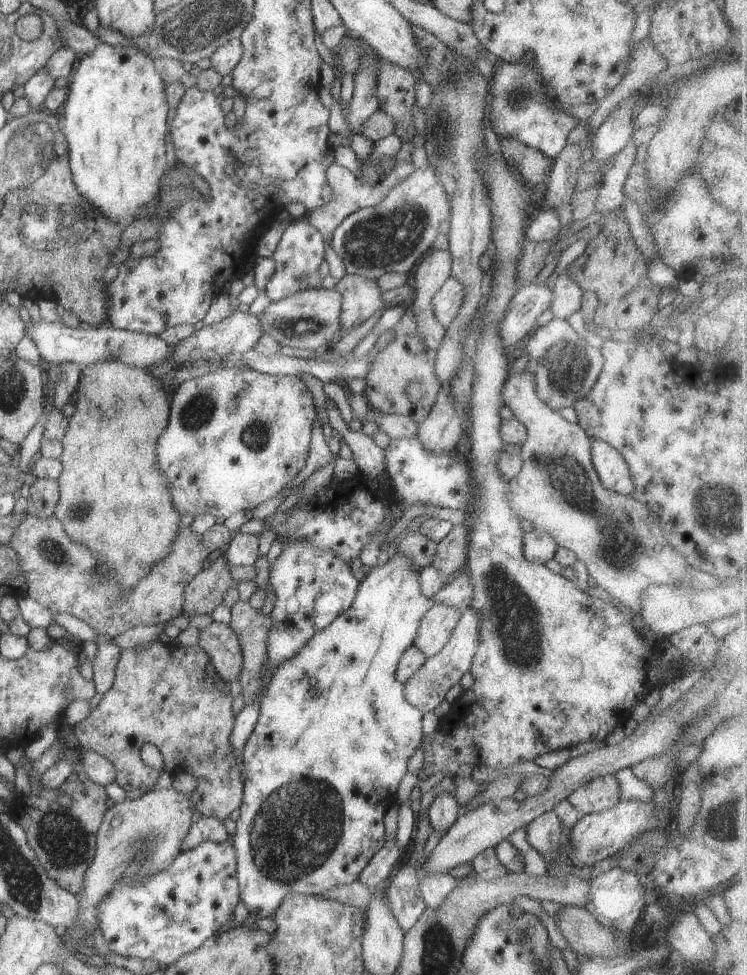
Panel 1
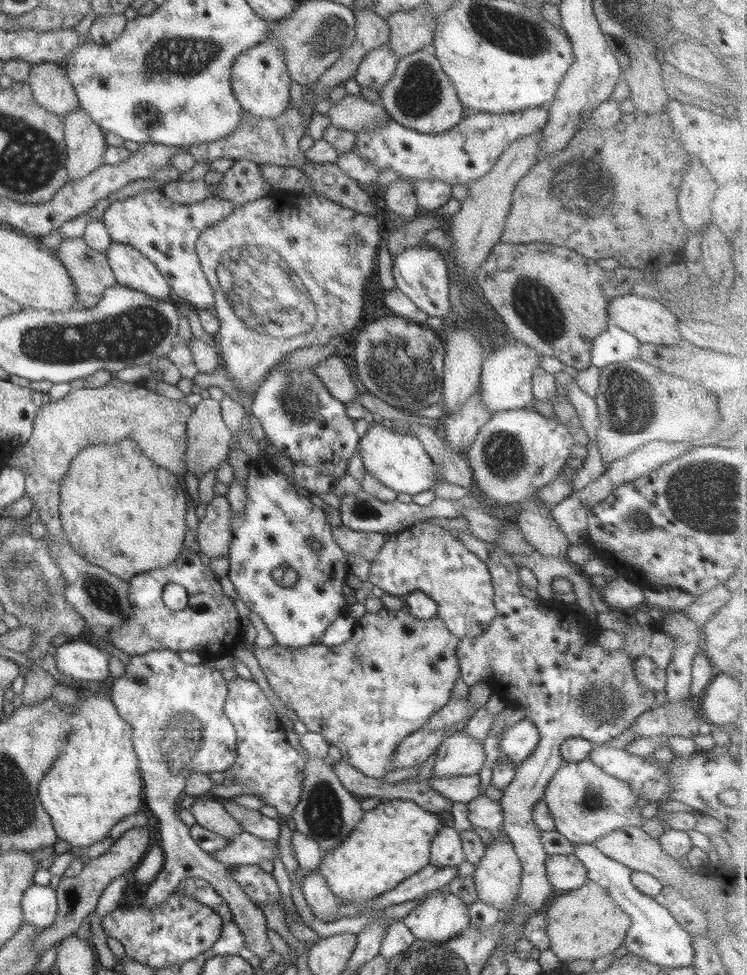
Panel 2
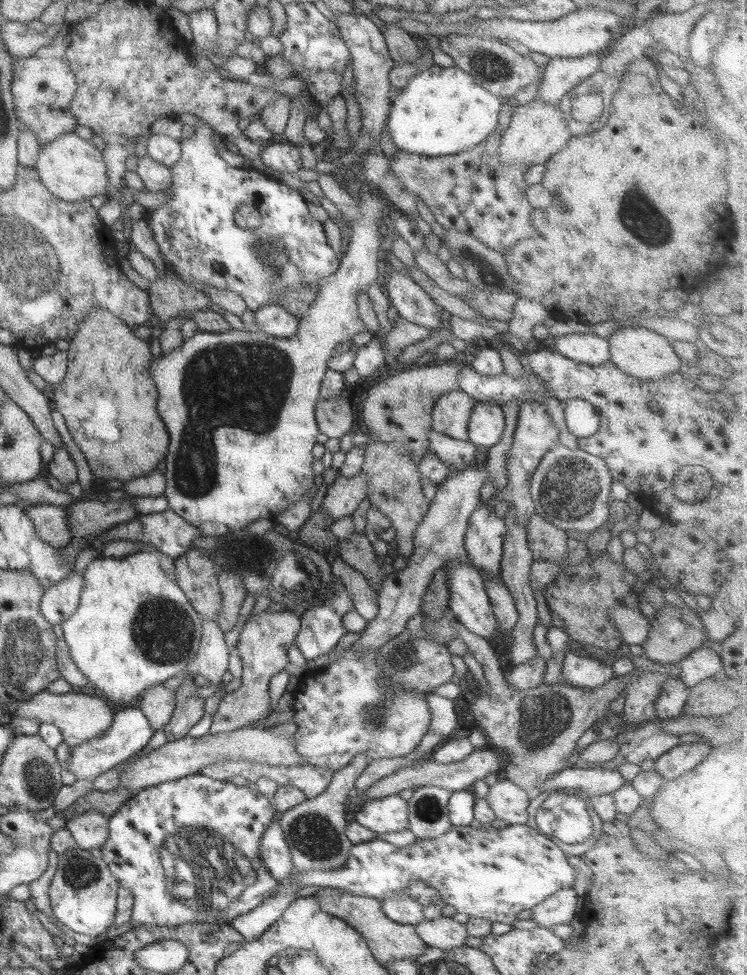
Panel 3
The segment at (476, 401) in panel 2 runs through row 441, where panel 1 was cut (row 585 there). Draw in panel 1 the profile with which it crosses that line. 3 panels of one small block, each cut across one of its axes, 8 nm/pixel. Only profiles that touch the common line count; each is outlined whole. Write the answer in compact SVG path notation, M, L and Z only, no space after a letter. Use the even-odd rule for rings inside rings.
M466 568L455 573L449 583L444 585L434 596L431 602L446 604L458 610L465 610L470 607L474 598L474 585Z

